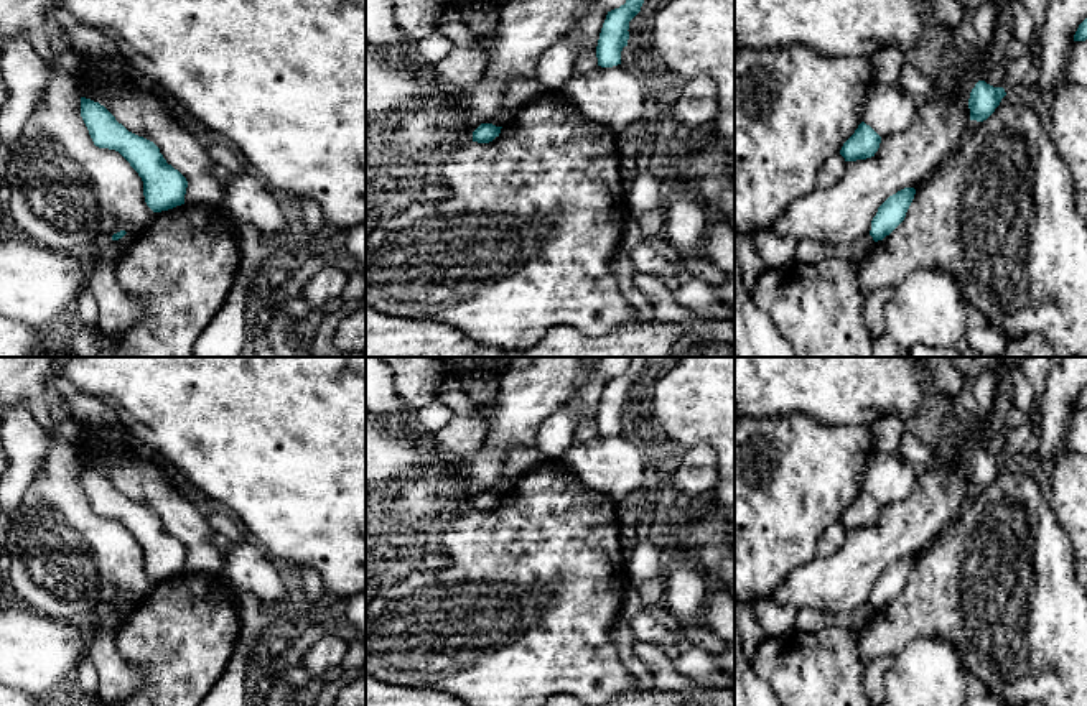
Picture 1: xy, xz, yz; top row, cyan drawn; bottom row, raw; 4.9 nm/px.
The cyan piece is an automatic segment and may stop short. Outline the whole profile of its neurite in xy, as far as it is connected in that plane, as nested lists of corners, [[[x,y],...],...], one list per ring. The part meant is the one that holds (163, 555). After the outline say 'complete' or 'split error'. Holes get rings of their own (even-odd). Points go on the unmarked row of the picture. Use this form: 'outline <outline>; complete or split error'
outline [[[81,466],[81,485],[96,515],[119,520],[138,541],[153,581],[184,573],[188,550],[153,510],[128,500],[104,474],[86,466]]]; complete

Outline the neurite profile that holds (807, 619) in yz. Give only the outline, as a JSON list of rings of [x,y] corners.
[[[870,602],[851,612],[832,612],[817,609],[799,609],[794,629],[800,632],[819,632],[828,627],[842,627],[850,630],[861,630],[868,625],[875,609]]]

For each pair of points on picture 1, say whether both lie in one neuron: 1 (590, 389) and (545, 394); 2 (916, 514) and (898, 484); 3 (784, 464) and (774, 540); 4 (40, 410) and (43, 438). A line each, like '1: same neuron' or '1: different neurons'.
1: different neurons
2: different neurons
3: same neuron
4: different neurons

